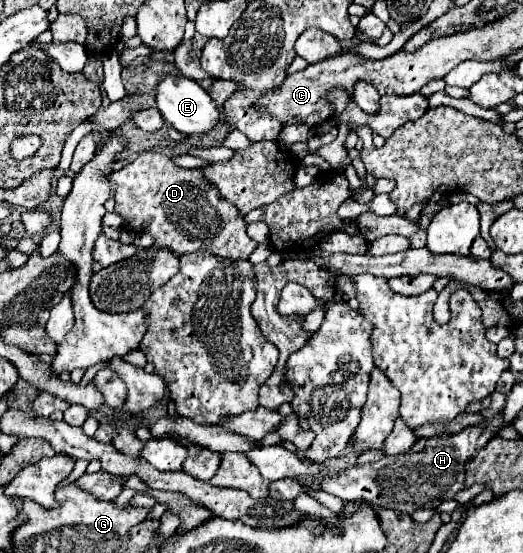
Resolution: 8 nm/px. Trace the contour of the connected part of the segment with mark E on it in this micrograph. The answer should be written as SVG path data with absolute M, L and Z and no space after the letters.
M167 74L157 84L155 92L157 92L155 94L155 104L157 104L163 120L169 126L177 128L185 136L209 132L221 120L217 104L211 100L211 96L193 78L187 78L187 76L183 78L183 74Z

